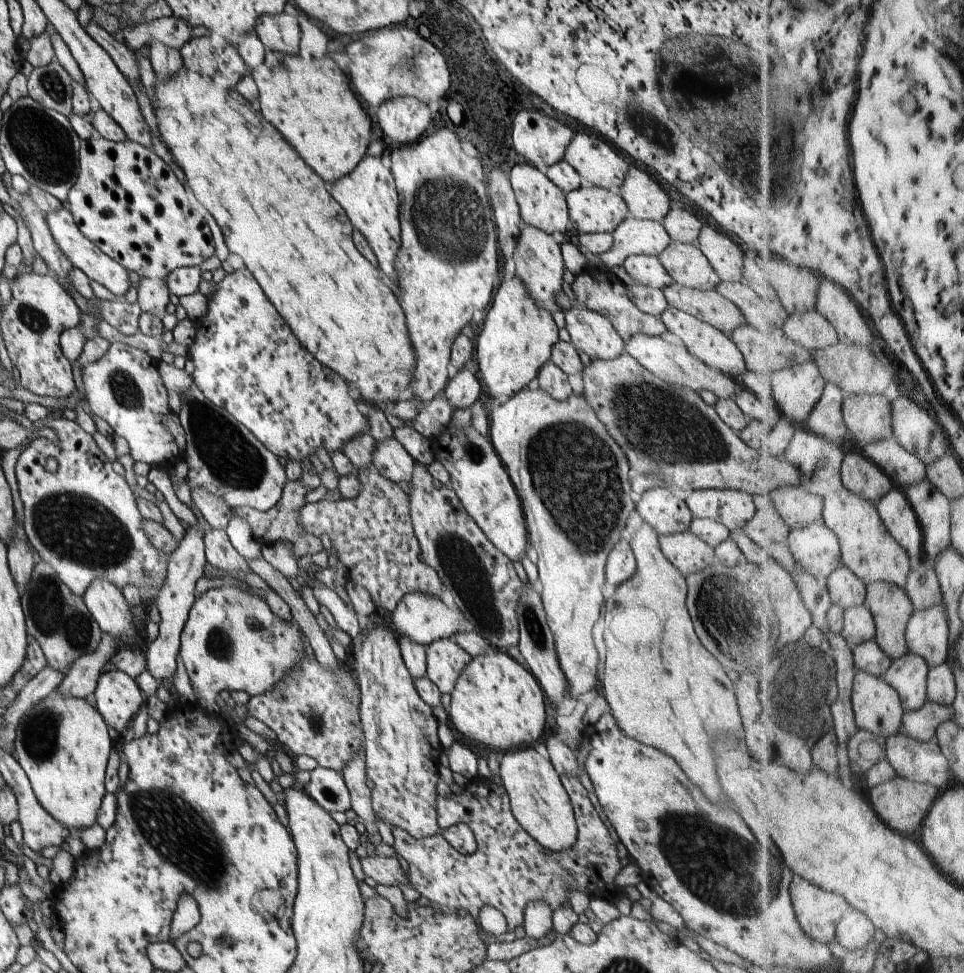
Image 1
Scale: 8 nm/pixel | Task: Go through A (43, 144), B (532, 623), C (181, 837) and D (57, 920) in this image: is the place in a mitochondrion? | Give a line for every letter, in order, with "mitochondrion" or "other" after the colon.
A: mitochondrion
B: mitochondrion
C: mitochondrion
D: other

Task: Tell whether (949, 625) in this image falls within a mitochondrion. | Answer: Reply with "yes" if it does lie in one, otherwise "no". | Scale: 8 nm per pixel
no

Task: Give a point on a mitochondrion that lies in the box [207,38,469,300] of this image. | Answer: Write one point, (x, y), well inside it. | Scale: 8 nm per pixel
(412, 69)

